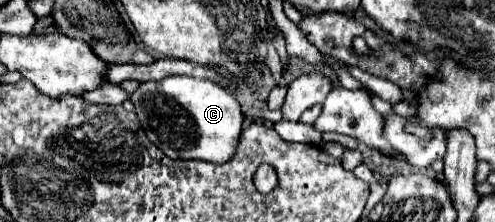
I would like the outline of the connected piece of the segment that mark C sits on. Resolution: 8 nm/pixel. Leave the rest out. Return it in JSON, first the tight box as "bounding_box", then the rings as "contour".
{"bounding_box":[130,75,244,163],"contour":[[[174,75],[160,81],[140,83],[130,101],[134,103],[134,111],[148,139],[170,159],[202,159],[222,163],[234,155],[244,115],[234,95],[218,83]]]}

